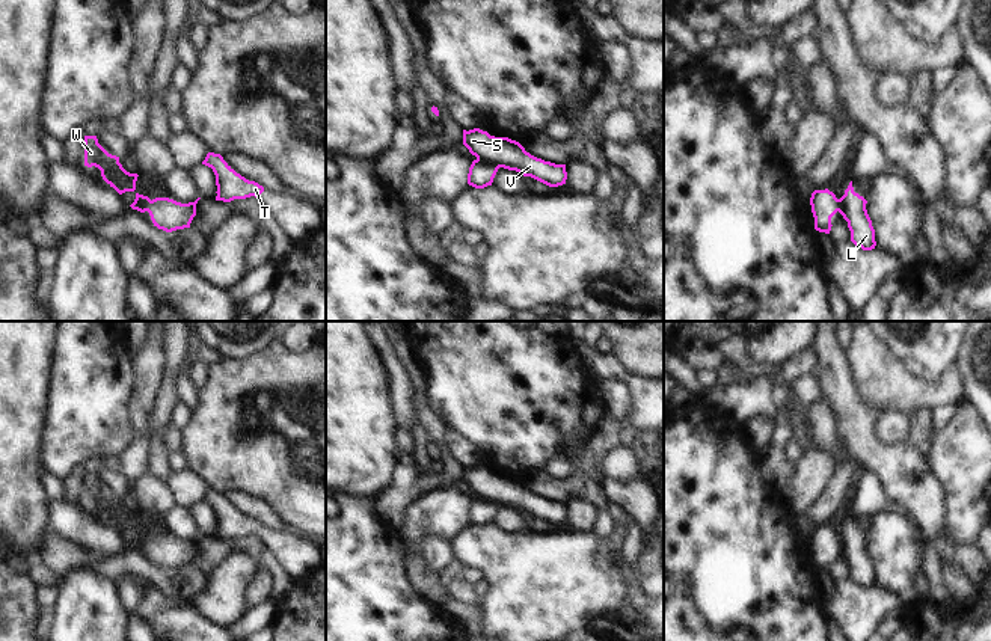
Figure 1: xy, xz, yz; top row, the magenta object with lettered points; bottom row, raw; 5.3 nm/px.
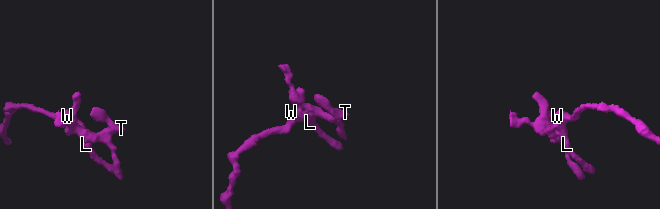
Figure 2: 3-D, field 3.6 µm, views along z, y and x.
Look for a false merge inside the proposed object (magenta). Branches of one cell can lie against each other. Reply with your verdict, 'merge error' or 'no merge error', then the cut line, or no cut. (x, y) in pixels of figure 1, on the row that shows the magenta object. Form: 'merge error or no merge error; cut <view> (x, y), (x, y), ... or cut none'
merge error; cut xz (477, 157), (486, 157), (498, 168)

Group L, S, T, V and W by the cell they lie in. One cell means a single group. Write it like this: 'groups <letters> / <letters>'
groups L W / S T V

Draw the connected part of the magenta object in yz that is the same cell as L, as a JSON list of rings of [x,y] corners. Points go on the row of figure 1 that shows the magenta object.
[[[852,181],[845,195],[839,199],[837,211],[848,222],[851,241],[863,250],[872,250],[876,246],[875,229],[866,210],[867,201],[854,192]]]

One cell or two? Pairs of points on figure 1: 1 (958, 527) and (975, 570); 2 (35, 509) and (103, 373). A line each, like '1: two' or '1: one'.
1: two
2: two

